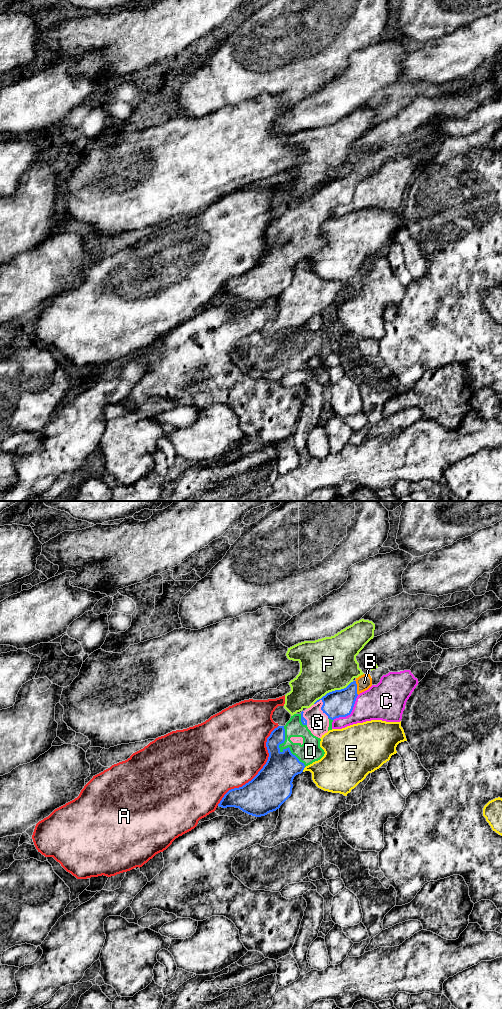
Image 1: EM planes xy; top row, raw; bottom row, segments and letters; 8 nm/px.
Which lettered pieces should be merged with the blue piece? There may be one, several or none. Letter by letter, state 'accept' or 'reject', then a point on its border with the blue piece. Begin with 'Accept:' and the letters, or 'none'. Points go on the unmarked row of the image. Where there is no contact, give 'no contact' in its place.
Accept: B, D, G
A: reject; meets blue in xy at (259, 259)
B: accept; meets blue in xy at (356, 175)
C: reject; meets blue in xy at (350, 201)
D: accept; meets blue in xy at (283, 239)
E: reject; meets blue in xy at (303, 257)
F: reject; meets blue in xy at (333, 179)
G: accept; meets blue in xy at (322, 194)

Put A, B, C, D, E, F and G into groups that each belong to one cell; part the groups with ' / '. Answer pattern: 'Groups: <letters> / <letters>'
Groups: A / B D G / C / E / F

